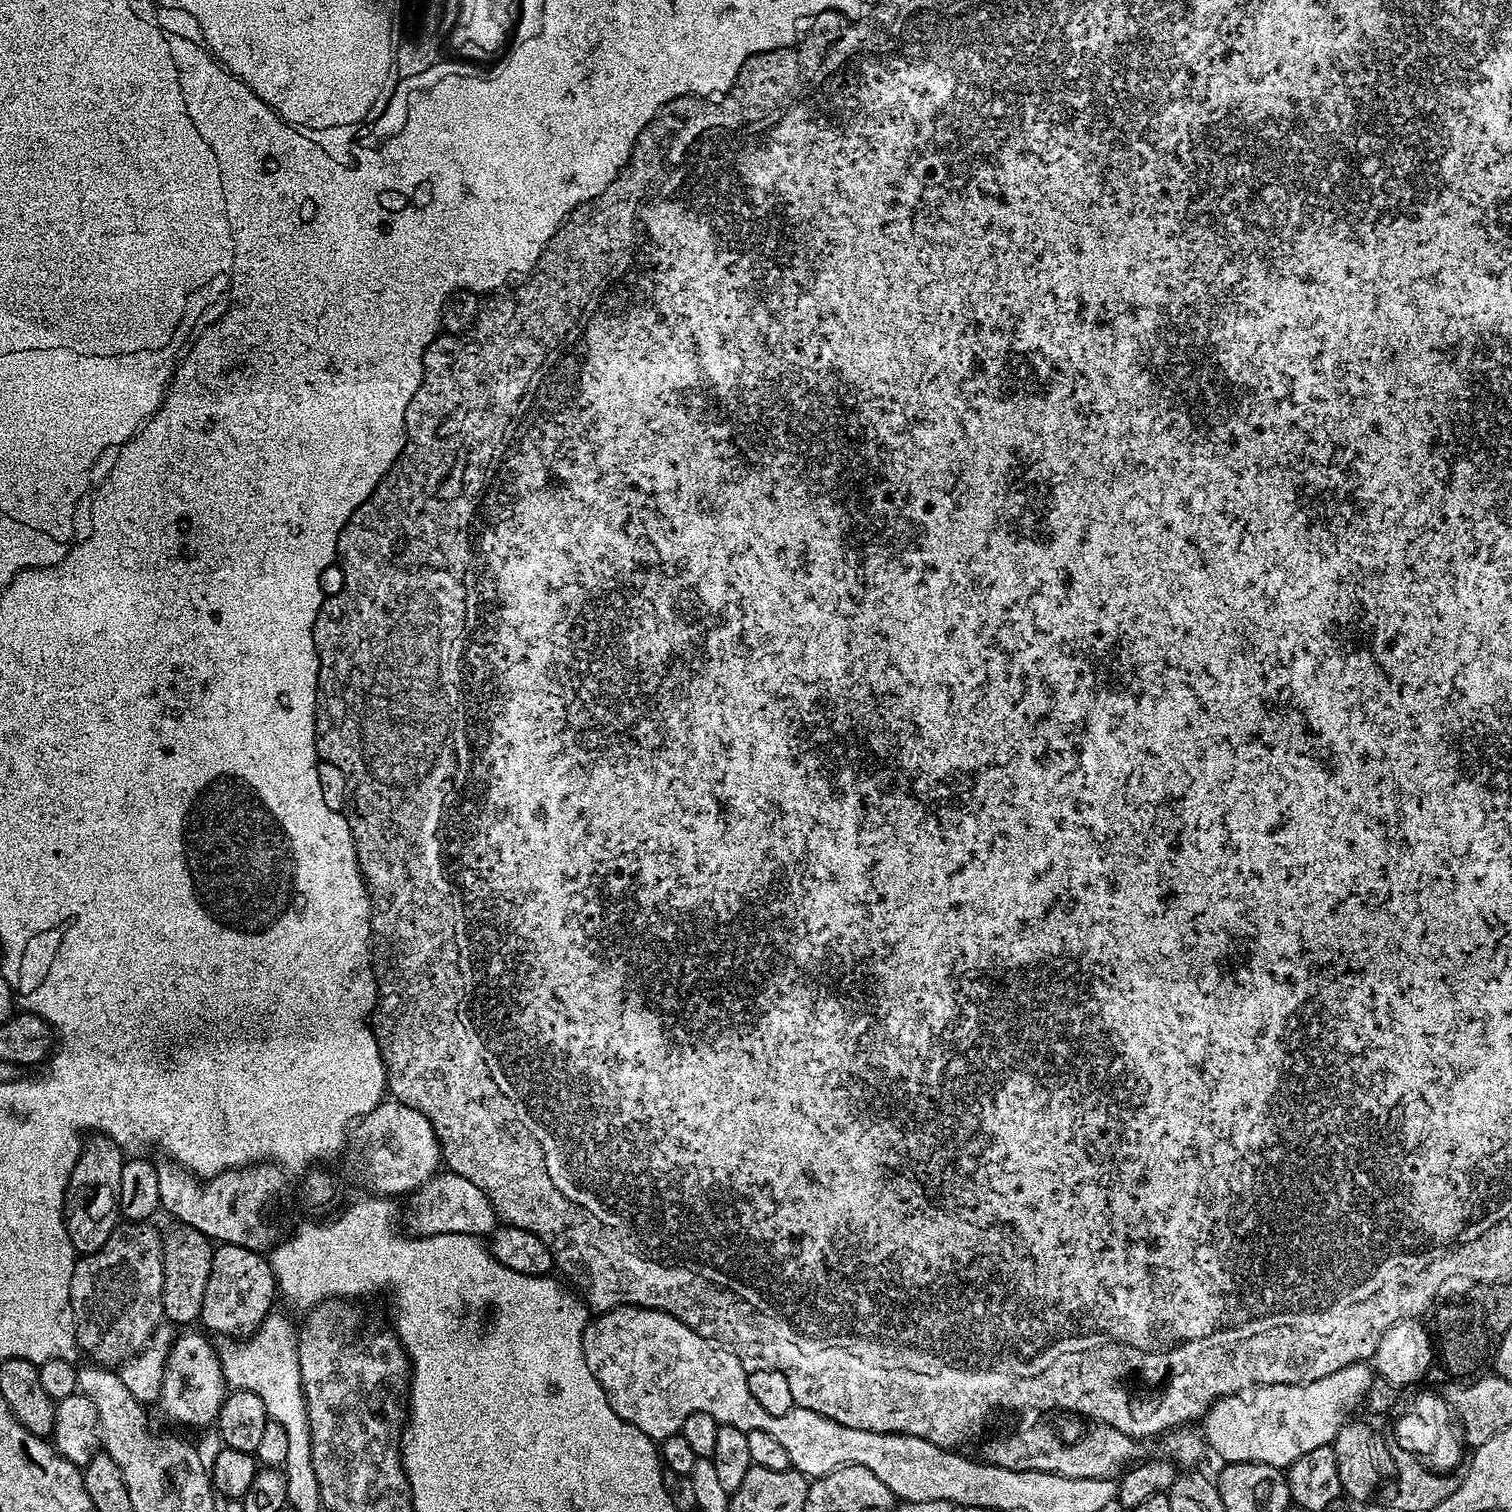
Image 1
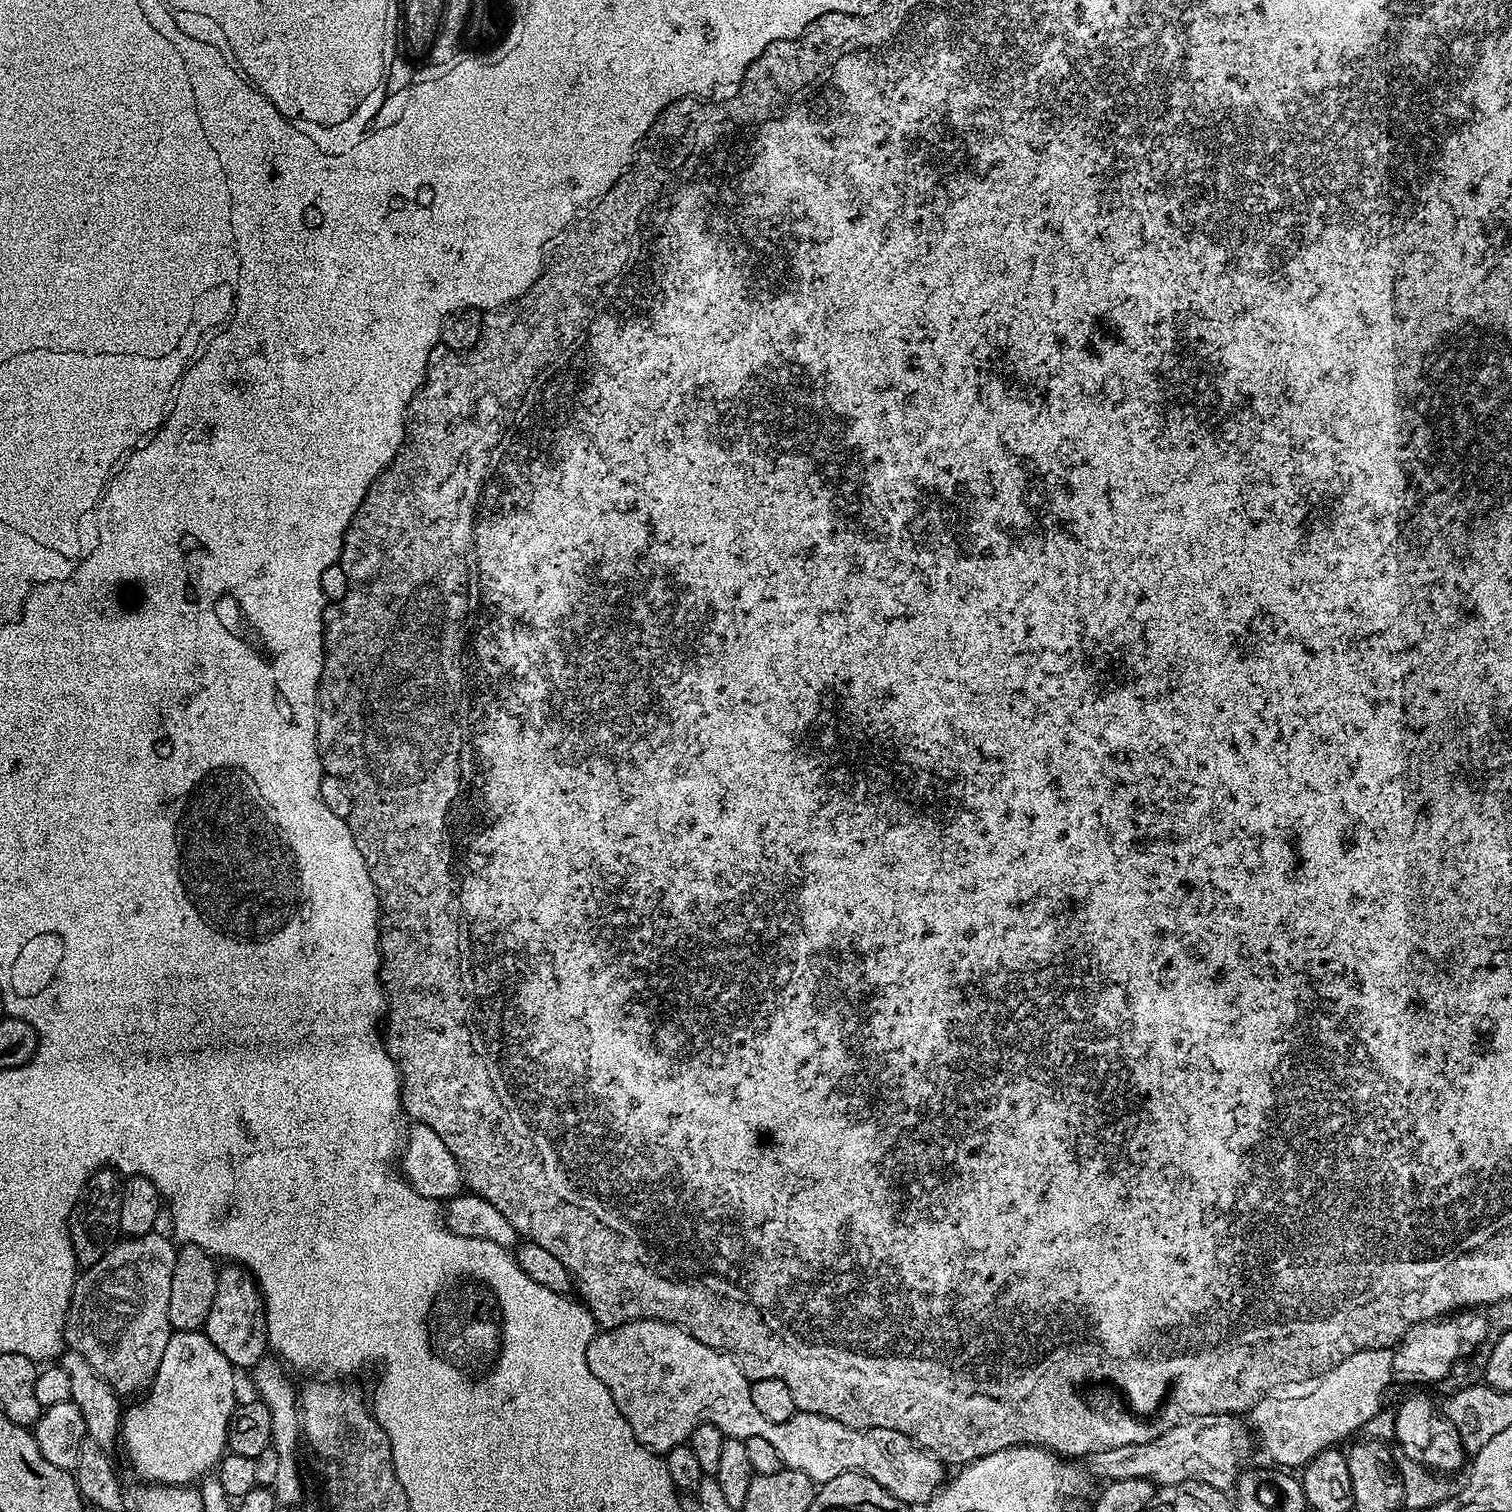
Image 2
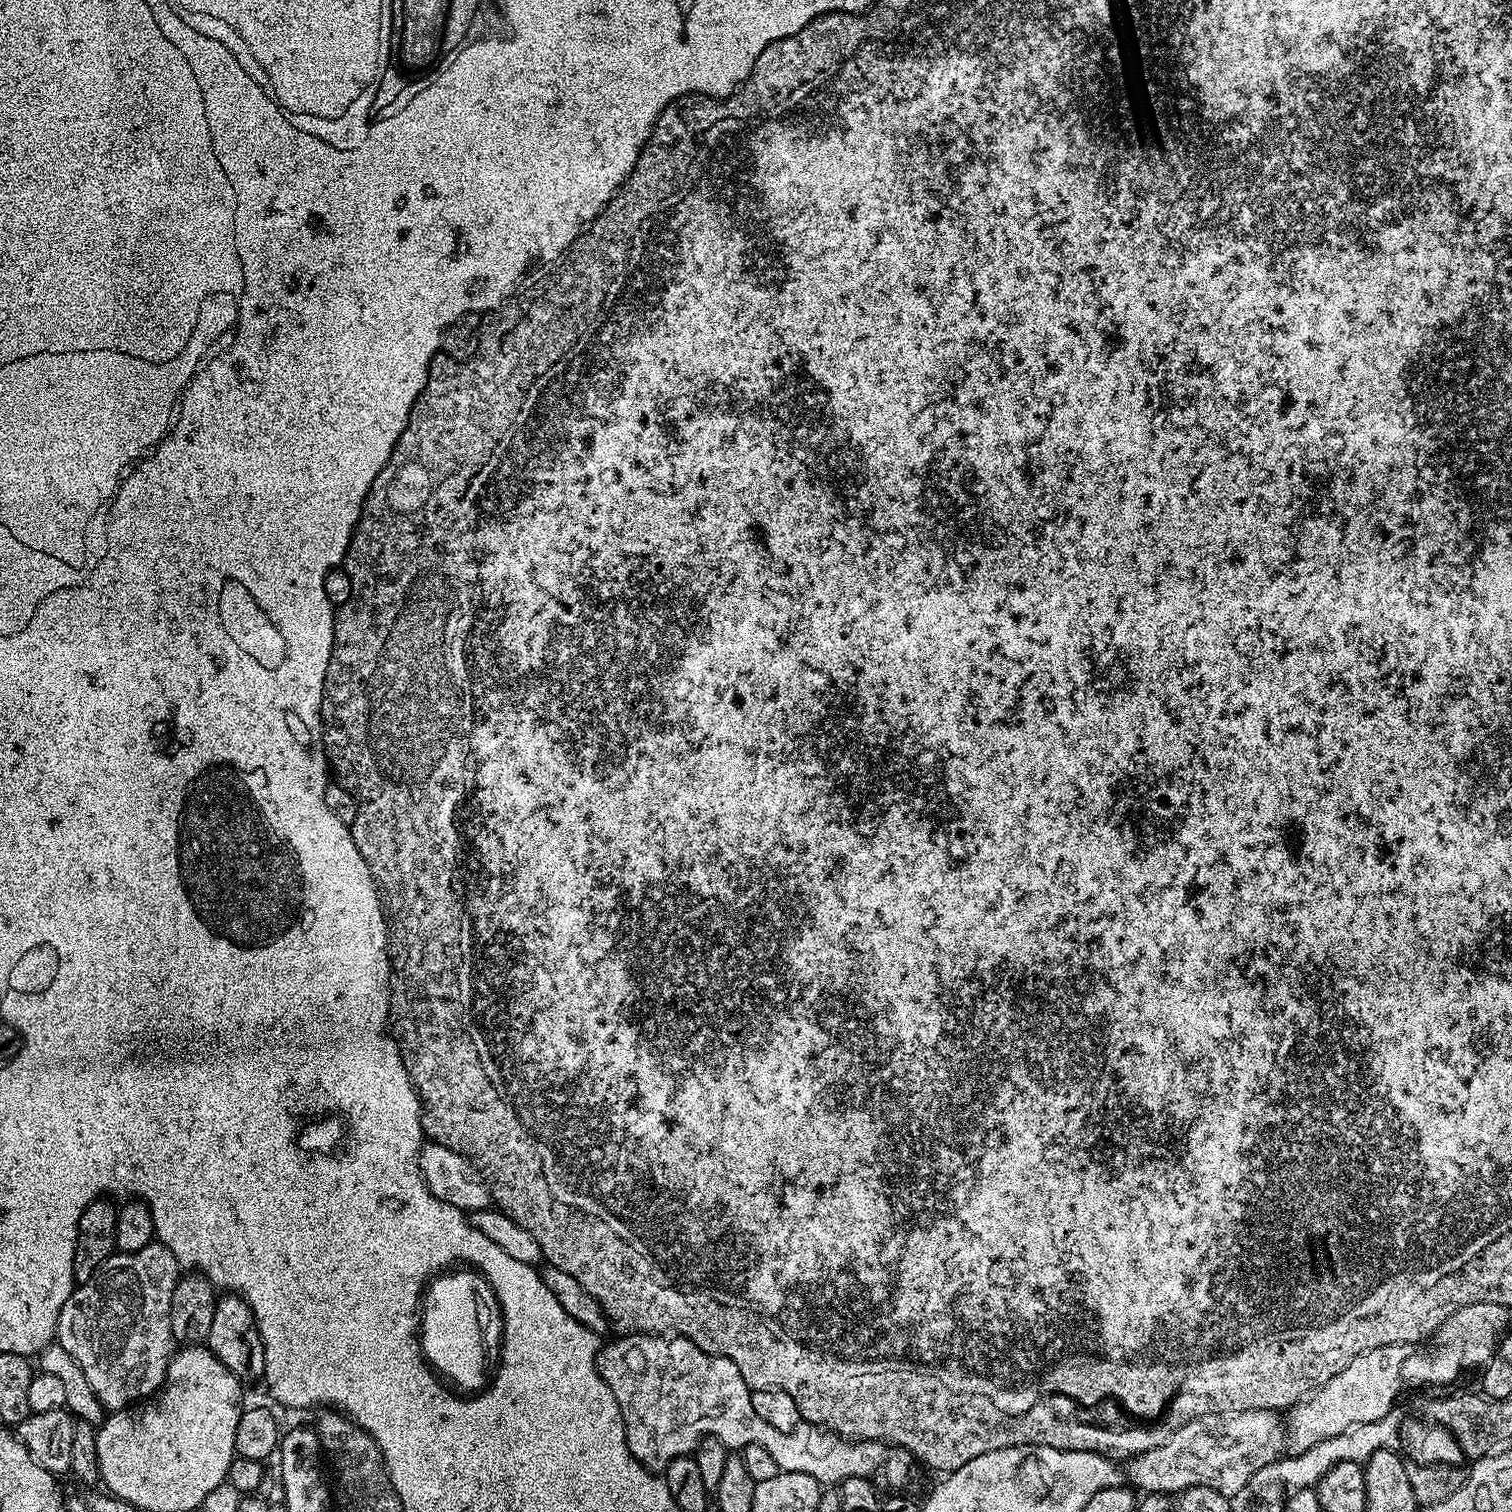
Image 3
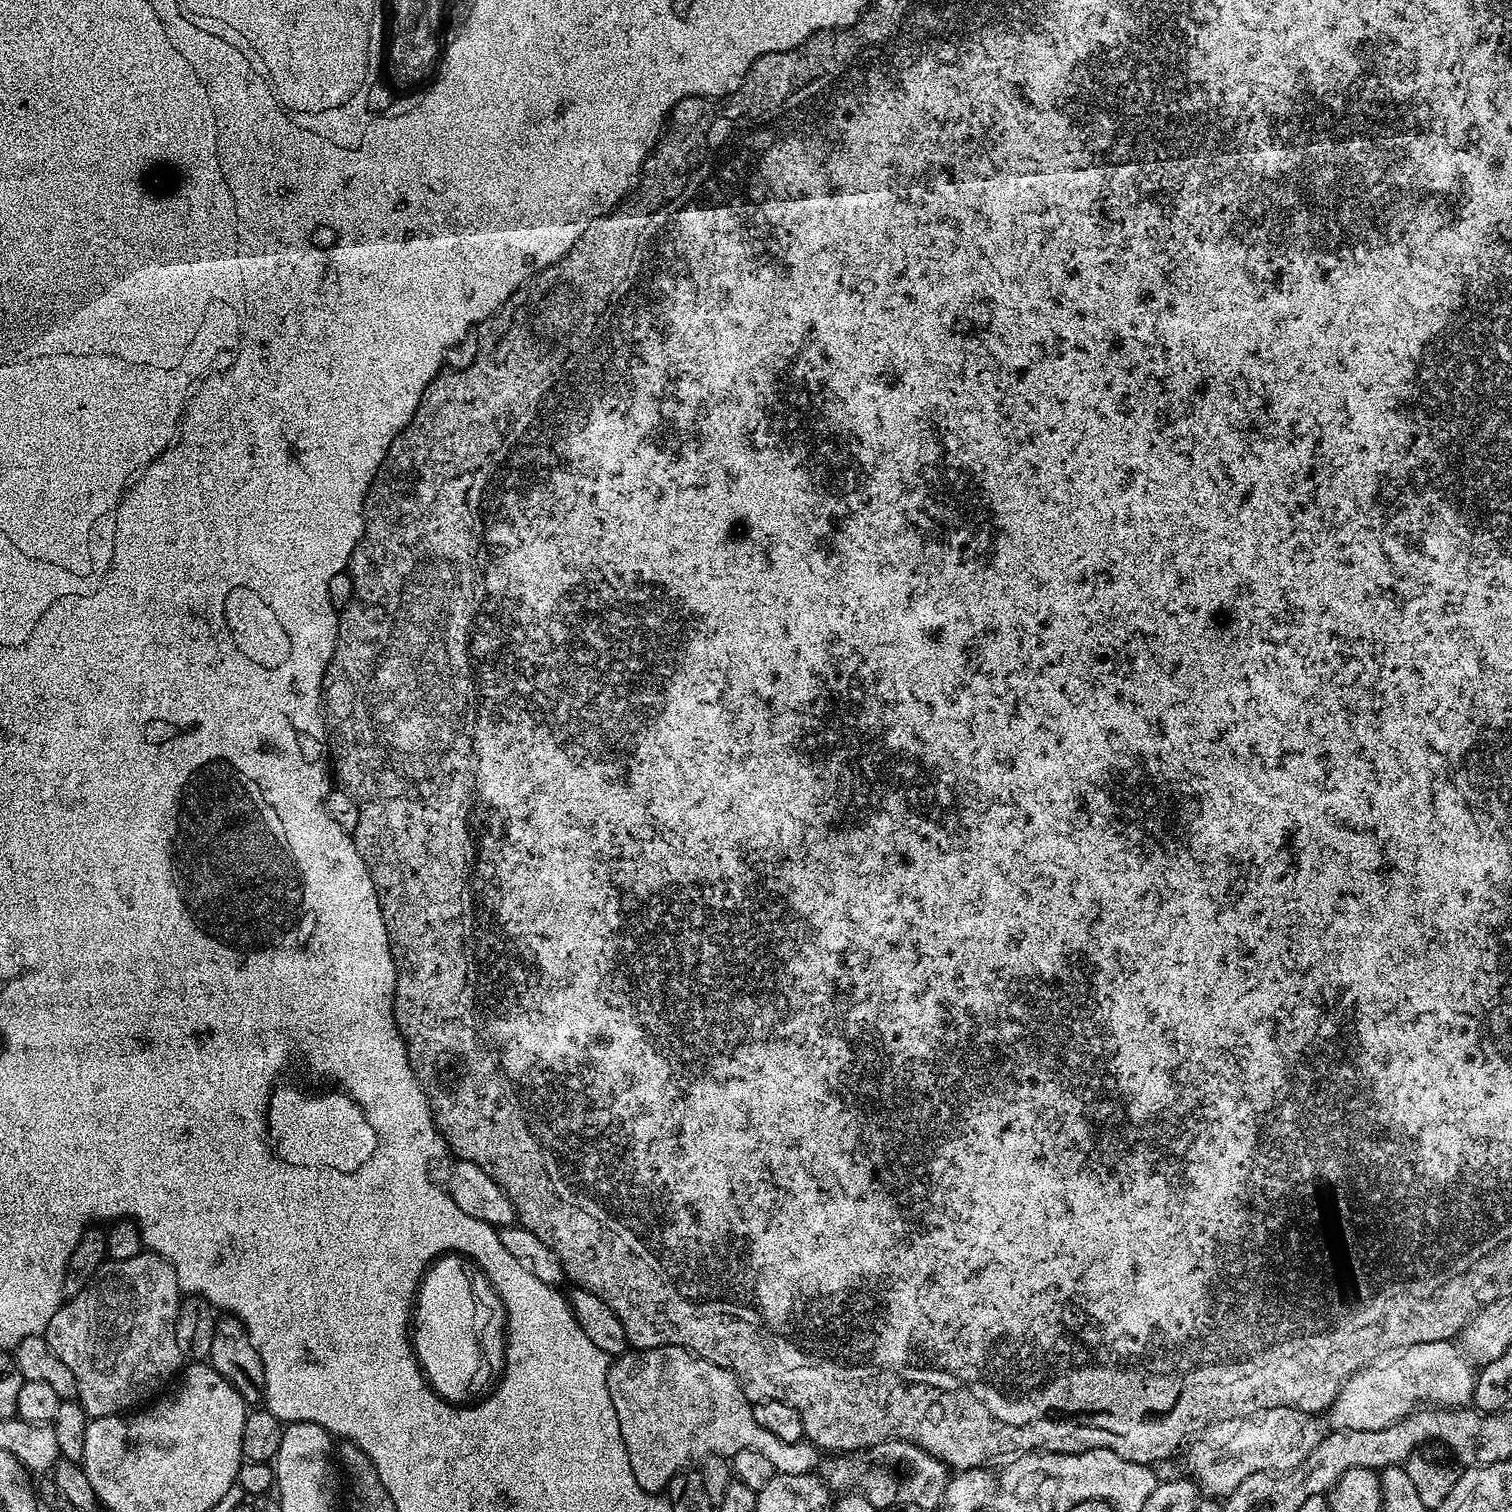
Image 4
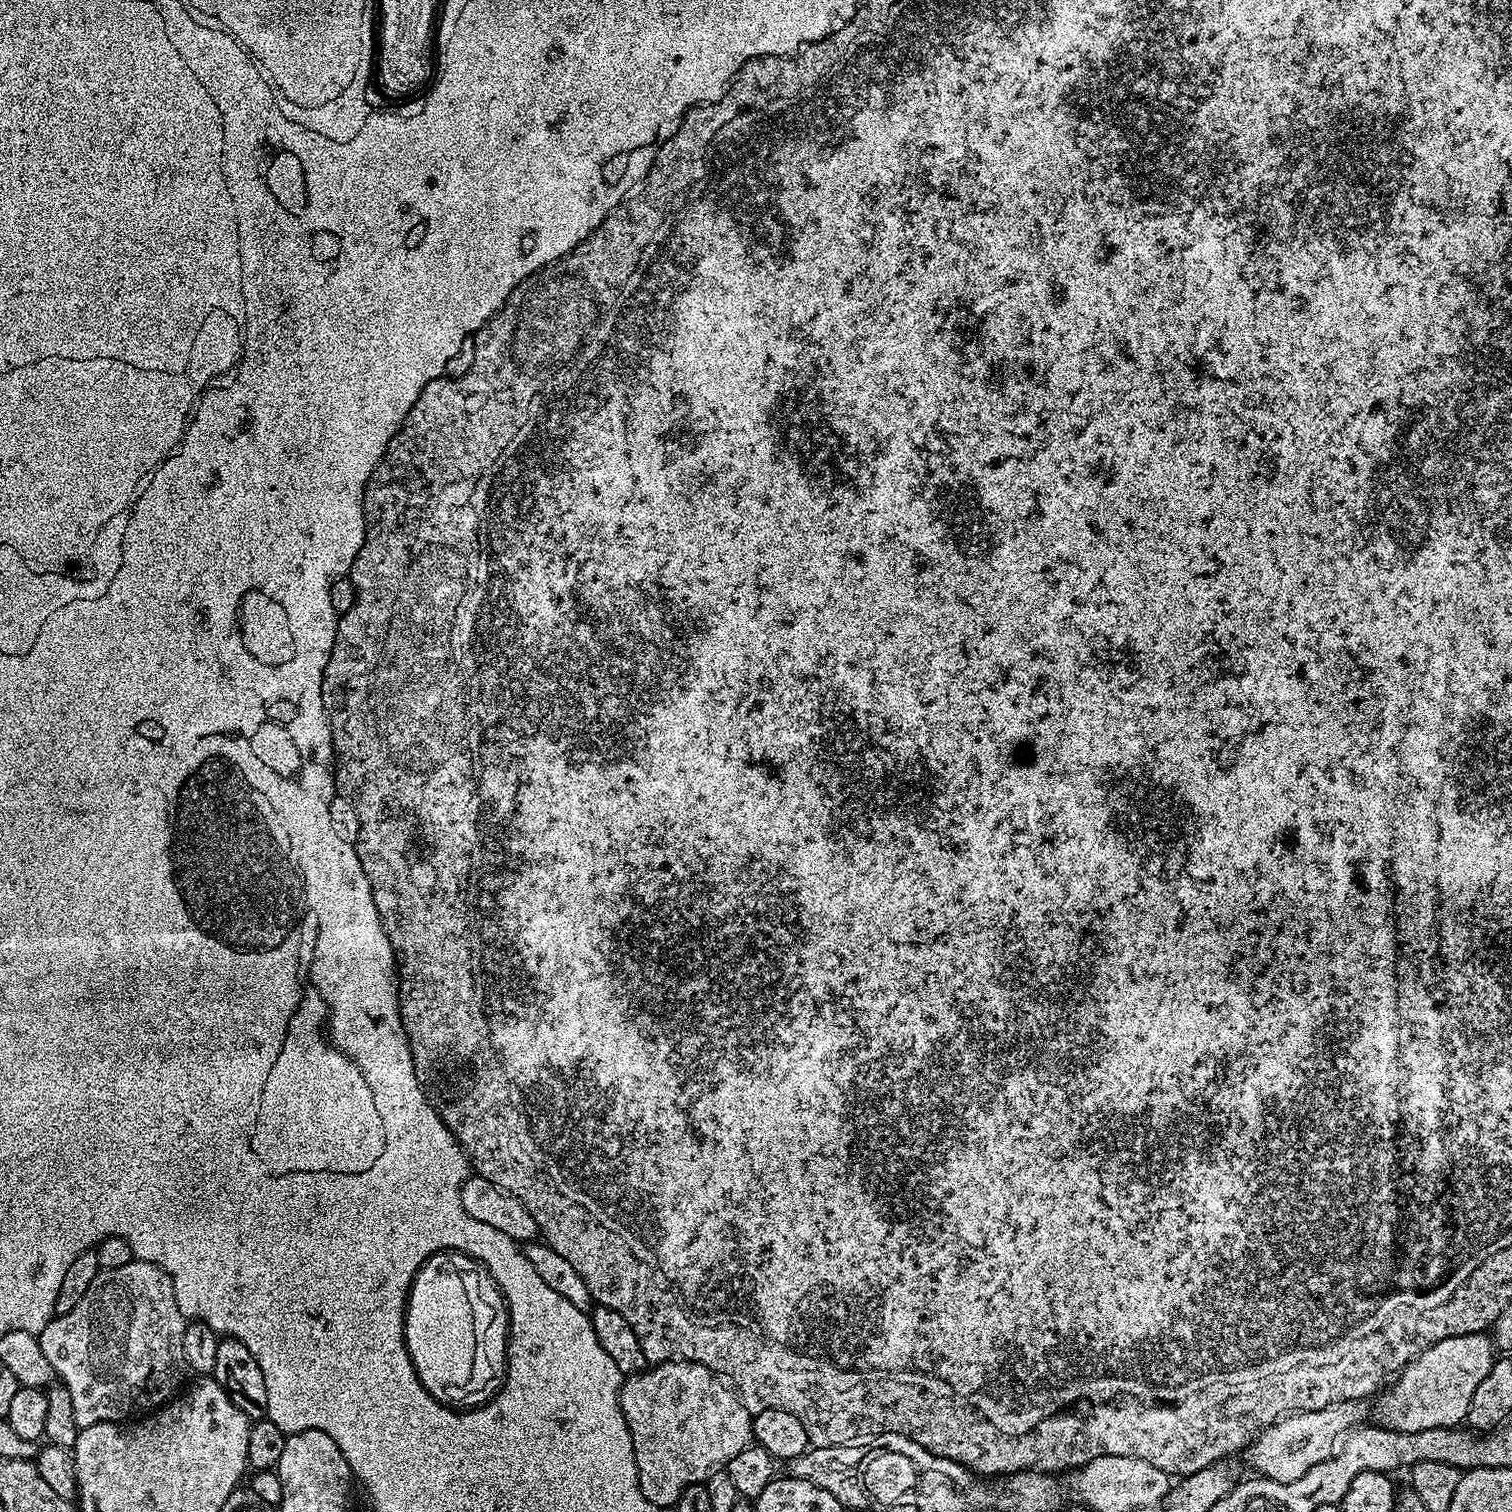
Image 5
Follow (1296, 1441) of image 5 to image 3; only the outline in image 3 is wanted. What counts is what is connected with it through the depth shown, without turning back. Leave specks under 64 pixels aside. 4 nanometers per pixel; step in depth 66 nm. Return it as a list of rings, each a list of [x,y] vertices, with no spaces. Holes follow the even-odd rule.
[[[1223,1411],[1196,1418],[1182,1425],[1162,1446],[1137,1453],[1127,1461],[1124,1473],[1131,1487],[1149,1495],[1172,1496],[1194,1486],[1207,1486],[1233,1499],[1255,1479],[1258,1470],[1281,1457],[1285,1446],[1286,1428],[1277,1411]]]

